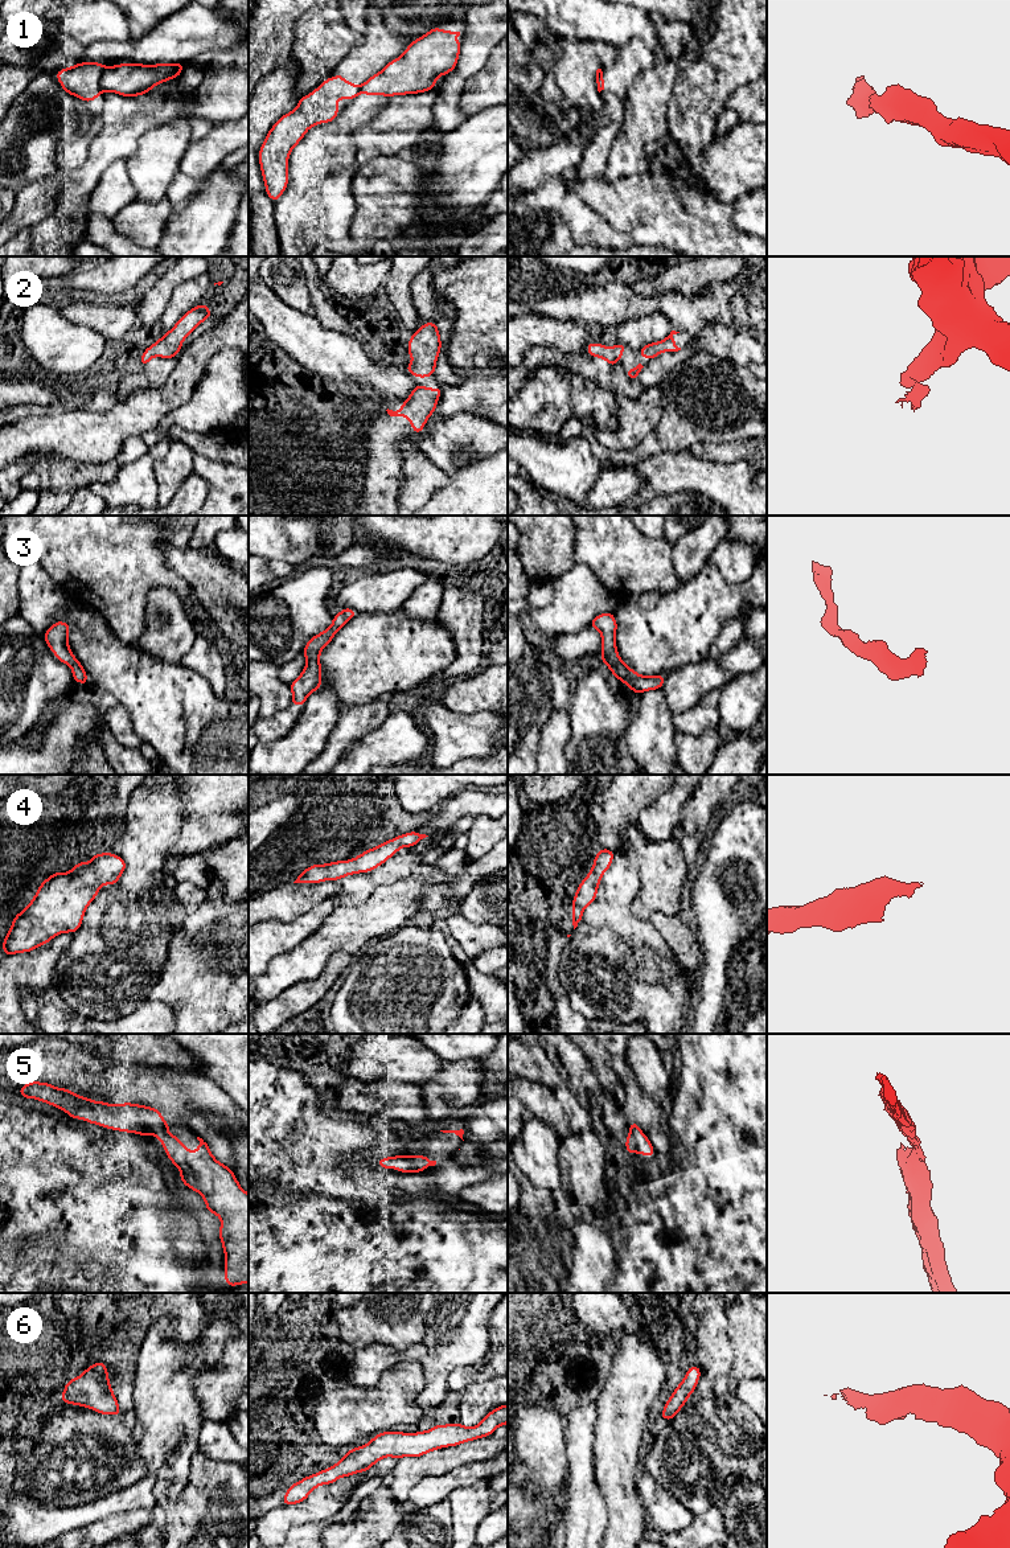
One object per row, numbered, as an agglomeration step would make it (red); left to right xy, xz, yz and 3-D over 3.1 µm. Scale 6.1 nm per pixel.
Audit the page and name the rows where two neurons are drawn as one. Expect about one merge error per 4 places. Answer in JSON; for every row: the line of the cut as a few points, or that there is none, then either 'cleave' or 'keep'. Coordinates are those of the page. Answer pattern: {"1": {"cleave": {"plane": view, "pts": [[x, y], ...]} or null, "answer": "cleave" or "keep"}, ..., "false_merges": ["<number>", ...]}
{"1": {"cleave": {"plane": "xy", "pts": [[107, 68], [101, 78], [102, 90]]}, "answer": "cleave"}, "2": {"cleave": null, "answer": "keep"}, "3": {"cleave": null, "answer": "keep"}, "4": {"cleave": null, "answer": "keep"}, "5": {"cleave": null, "answer": "keep"}, "6": {"cleave": null, "answer": "keep"}, "false_merges": ["1"]}

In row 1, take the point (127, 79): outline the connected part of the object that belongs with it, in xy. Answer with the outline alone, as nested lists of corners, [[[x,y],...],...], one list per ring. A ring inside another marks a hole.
[[[184,62],[178,63],[120,63],[107,67],[102,74],[103,91],[111,91],[122,97],[139,97],[165,81],[180,77]]]

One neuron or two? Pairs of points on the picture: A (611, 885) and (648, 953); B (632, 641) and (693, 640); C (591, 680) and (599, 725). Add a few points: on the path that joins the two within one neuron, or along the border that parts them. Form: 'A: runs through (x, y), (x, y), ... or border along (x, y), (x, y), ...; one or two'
A: runs through (614, 902), (614, 919), (631, 936); one
B: runs through (647, 641), (659, 632), (678, 632); one
C: runs through (592, 690), (595, 714); one

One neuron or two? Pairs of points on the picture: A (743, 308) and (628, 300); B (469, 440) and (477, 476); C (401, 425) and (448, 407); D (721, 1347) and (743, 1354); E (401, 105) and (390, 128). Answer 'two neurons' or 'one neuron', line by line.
A: one neuron
B: two neurons
C: two neurons
D: two neurons
E: one neuron

